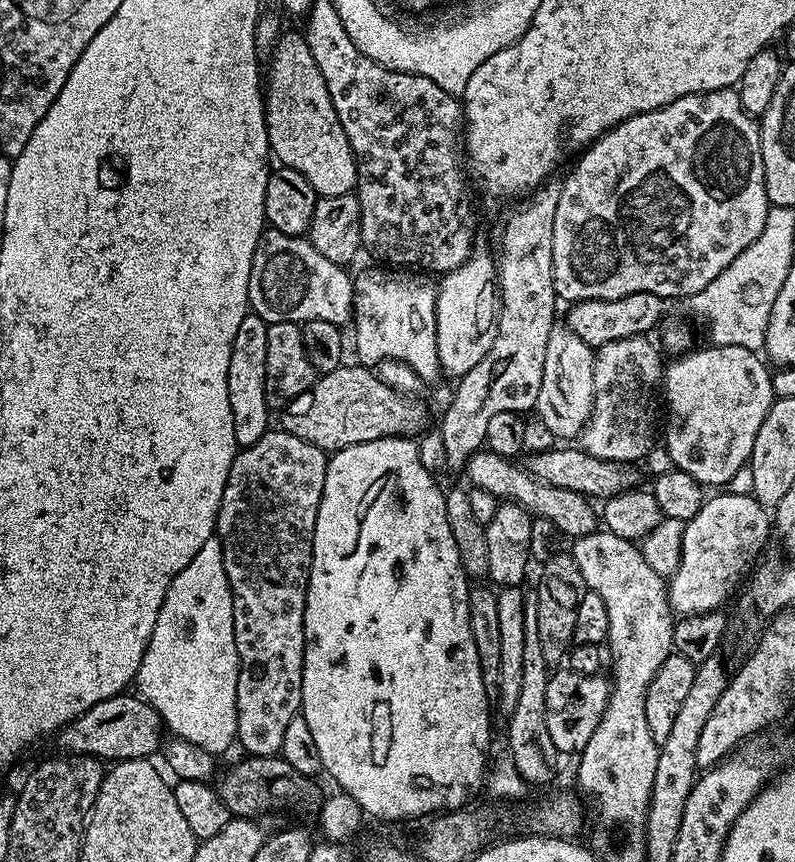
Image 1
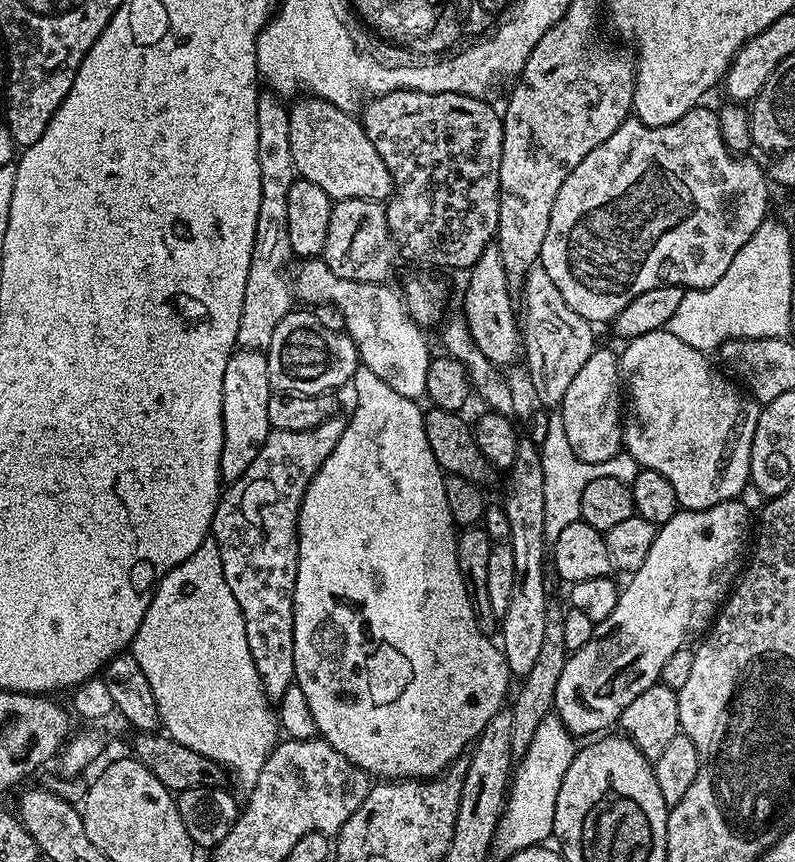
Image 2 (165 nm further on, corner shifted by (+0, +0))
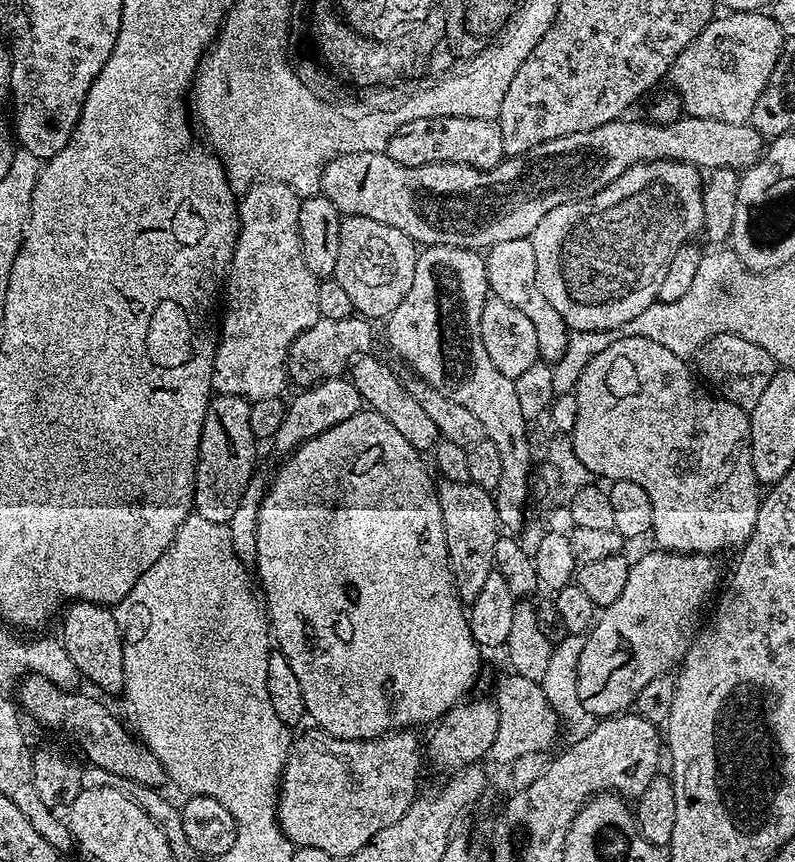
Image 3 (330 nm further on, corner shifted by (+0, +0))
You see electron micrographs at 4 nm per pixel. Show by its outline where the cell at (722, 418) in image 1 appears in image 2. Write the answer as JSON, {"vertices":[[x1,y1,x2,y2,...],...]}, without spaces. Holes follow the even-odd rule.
{"vertices":[[666,330,642,334,638,338,627,341,623,347,624,353,621,351,618,356,620,374,621,377,626,378,627,395,628,392,632,395,632,417,629,420,627,417,626,431,624,433,624,444,626,445,627,455,634,457,640,468,649,468,658,474,662,474,662,478,666,478,666,482,670,482,670,486,674,486,674,494,678,498,681,509,693,512,694,510,702,510,703,508,712,508,714,505,721,504,727,500,737,499,741,495,740,491,744,487,747,489,750,484,748,474,750,470,750,450,754,442,754,430,758,426,761,405,757,404,751,396,741,391,719,367,716,367,717,369,712,368,711,362,708,361,711,359,705,353,694,350,694,346,686,346,686,342,682,342,682,338,674,338,674,334,670,334]]}

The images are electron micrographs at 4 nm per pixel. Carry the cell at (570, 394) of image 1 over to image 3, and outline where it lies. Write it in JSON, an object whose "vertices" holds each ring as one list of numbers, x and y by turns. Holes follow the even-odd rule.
{"vertices":[[527,236,522,238,497,239,496,245,486,252,488,262,488,282,493,293,500,295,511,304,516,304,527,314,538,330,538,344,541,357,545,361,555,362,566,350,570,337,570,327,564,316,555,308,553,301,544,293,538,280,538,258,534,246]]}

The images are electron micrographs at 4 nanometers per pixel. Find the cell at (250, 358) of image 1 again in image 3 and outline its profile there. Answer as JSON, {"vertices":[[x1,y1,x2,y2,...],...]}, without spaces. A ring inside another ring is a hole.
{"vertices":[[232,393,213,395,212,401,208,403,208,413,204,419,202,438,200,439,200,461,196,467,195,515,210,518,212,522,219,524,227,524,229,520,234,518,234,510,238,510,244,497,244,491,254,478,255,472,252,471,256,468,258,441,250,424,251,410,251,403,245,397,235,396]]}

